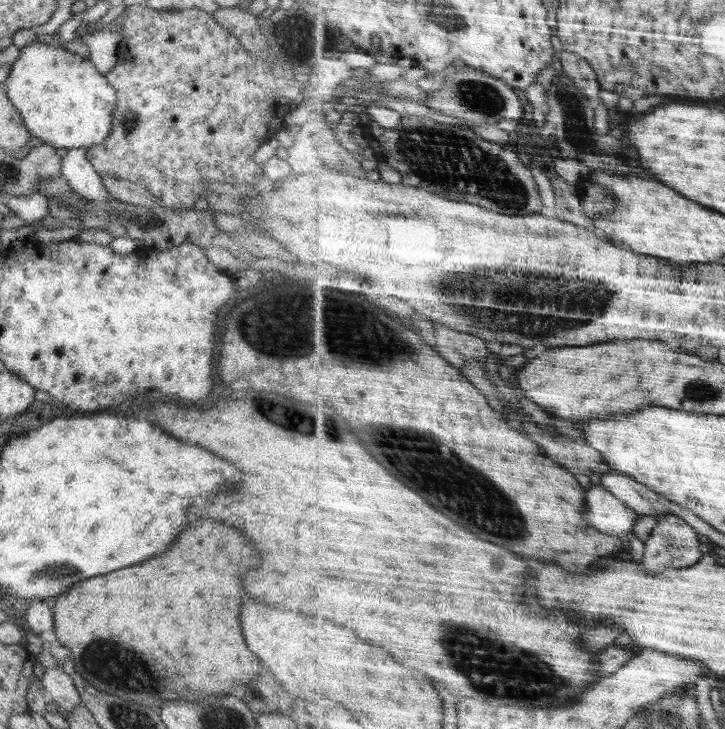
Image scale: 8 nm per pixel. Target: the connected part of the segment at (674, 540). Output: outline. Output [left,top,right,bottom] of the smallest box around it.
[643,514,706,572]

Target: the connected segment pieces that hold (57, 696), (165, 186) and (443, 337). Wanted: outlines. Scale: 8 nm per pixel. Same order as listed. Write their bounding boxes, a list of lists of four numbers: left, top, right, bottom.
[[41,665,81,711],[86,4,310,210],[436,324,492,360]]

